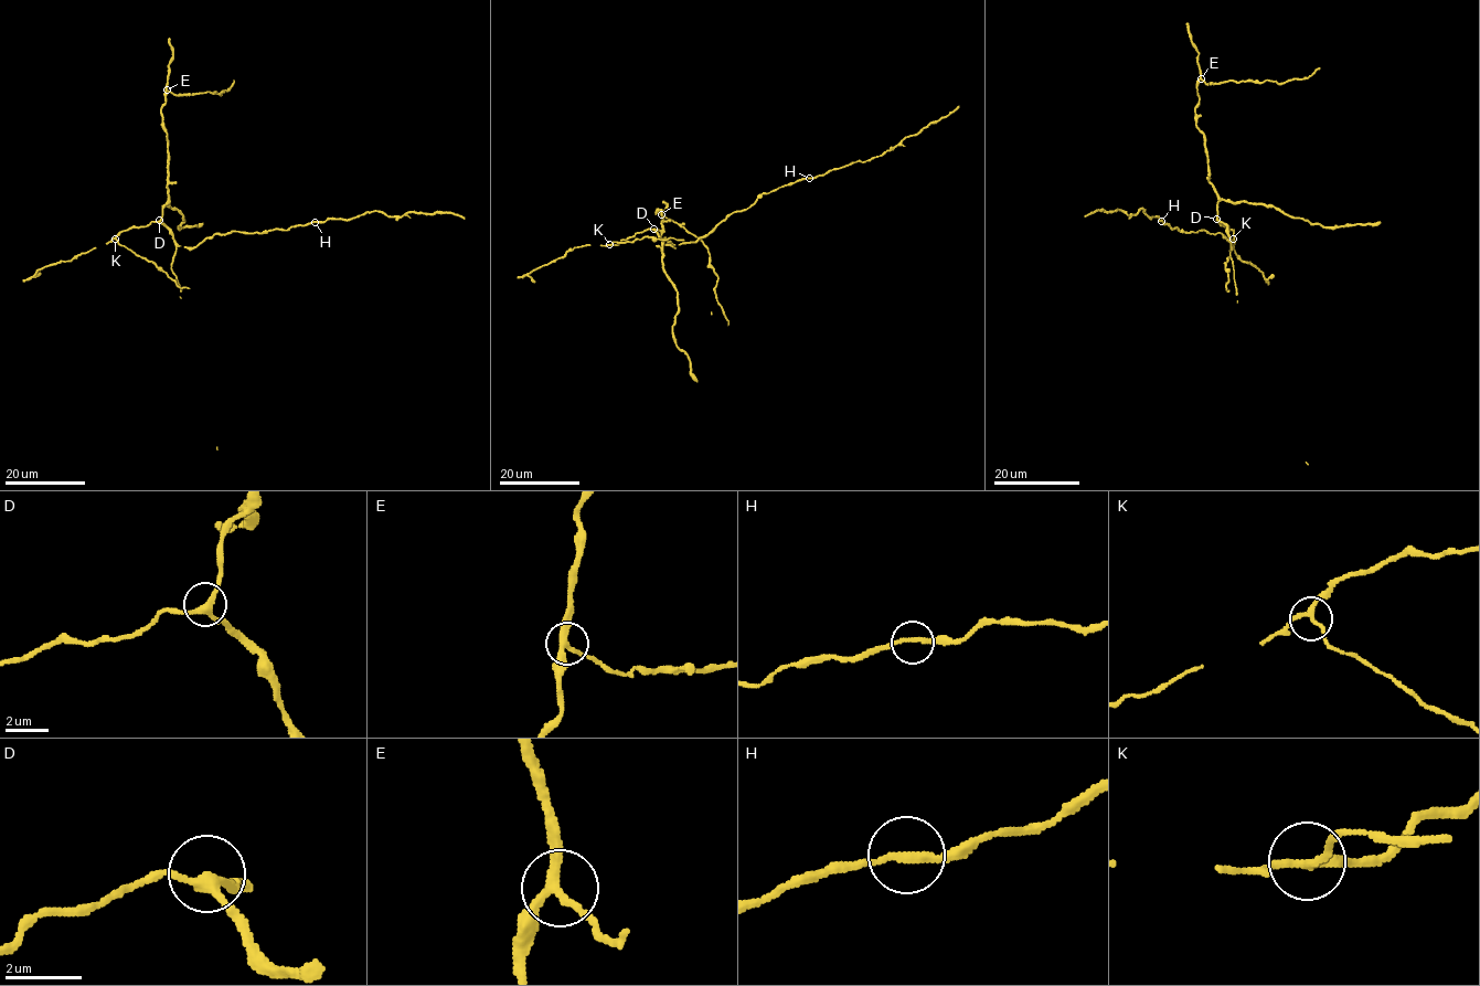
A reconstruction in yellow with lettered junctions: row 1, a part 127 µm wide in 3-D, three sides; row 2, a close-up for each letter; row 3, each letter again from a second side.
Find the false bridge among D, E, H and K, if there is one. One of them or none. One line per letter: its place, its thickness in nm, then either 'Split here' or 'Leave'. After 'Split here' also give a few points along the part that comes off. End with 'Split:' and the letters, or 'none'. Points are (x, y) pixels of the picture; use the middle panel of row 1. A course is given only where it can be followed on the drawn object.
D: Place: (653, 229). Thickness 240 nm. Leave
E: Place: (661, 214). Thickness 240 nm. Leave
H: Place: (809, 178). Thickness 190 nm. Leave
K: Place: (609, 244). Thickness 180 nm. Split here. Course of the part to remove: (610, 244), (646, 236), (684, 241)
Split: K

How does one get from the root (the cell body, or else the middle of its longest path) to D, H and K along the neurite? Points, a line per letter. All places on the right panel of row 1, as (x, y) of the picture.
D: (1232, 247), (1227, 226), (1216, 219)
H: (1232, 247), (1222, 233), (1185, 232), (1172, 229), (1161, 221)
K: (1232, 247), (1227, 226), (1217, 220), (1233, 230), (1233, 239)

